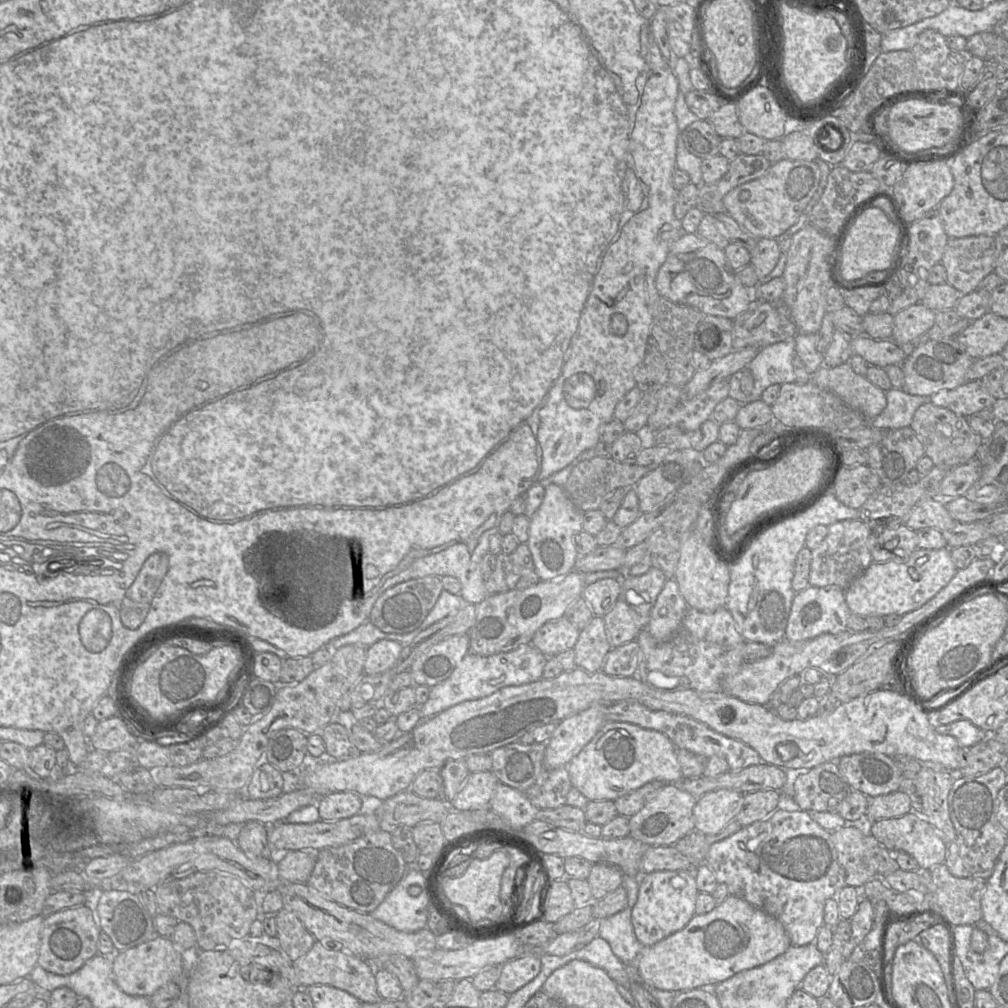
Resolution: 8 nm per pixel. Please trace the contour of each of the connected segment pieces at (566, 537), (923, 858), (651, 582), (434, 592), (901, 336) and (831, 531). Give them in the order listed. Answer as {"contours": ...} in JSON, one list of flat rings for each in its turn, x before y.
{"contours":[[[556,484,545,487,544,499,530,518,527,541,533,557,534,570,540,580,556,580,574,570,579,557,575,536,583,530,583,513,574,505,563,487]],[[912,812,900,817,870,821,866,831,874,836,880,845,884,846,890,852,906,852,911,855,917,861,918,867,922,871,945,863,948,844,945,843,931,824]],[[651,568,640,576,623,573,619,599,626,602,641,618,646,628,651,610,667,578,658,568]],[[436,575,416,577,387,589,372,607,369,621,383,632,408,633,416,629,436,604,443,585]],[[921,303,898,312,891,339,902,348,910,348,915,339,935,325,935,313]],[[860,519,836,522,828,527,828,534,818,547,812,550,809,585,827,587,836,585,844,591,873,562,868,548,871,529]]]}

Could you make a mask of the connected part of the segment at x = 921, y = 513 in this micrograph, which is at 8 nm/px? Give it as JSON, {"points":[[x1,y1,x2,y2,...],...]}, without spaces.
{"points":[[923,499,909,513,905,525,914,530,936,528,945,531,953,528,957,522,952,518,945,506,945,500]]}

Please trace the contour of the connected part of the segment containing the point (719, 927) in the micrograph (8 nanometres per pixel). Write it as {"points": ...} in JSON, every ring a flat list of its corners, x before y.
{"points":[[729,895,711,912,695,914,682,930,653,946,643,947,636,967,646,987,685,992,714,987,741,971,762,966,785,953,790,946,790,938,777,919]]}

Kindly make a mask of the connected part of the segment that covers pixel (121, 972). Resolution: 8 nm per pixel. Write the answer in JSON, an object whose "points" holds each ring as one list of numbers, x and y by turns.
{"points":[[155,936,152,940,113,955,113,978,117,986,130,996,150,998,164,985,178,979,183,970,183,952,171,938]]}

